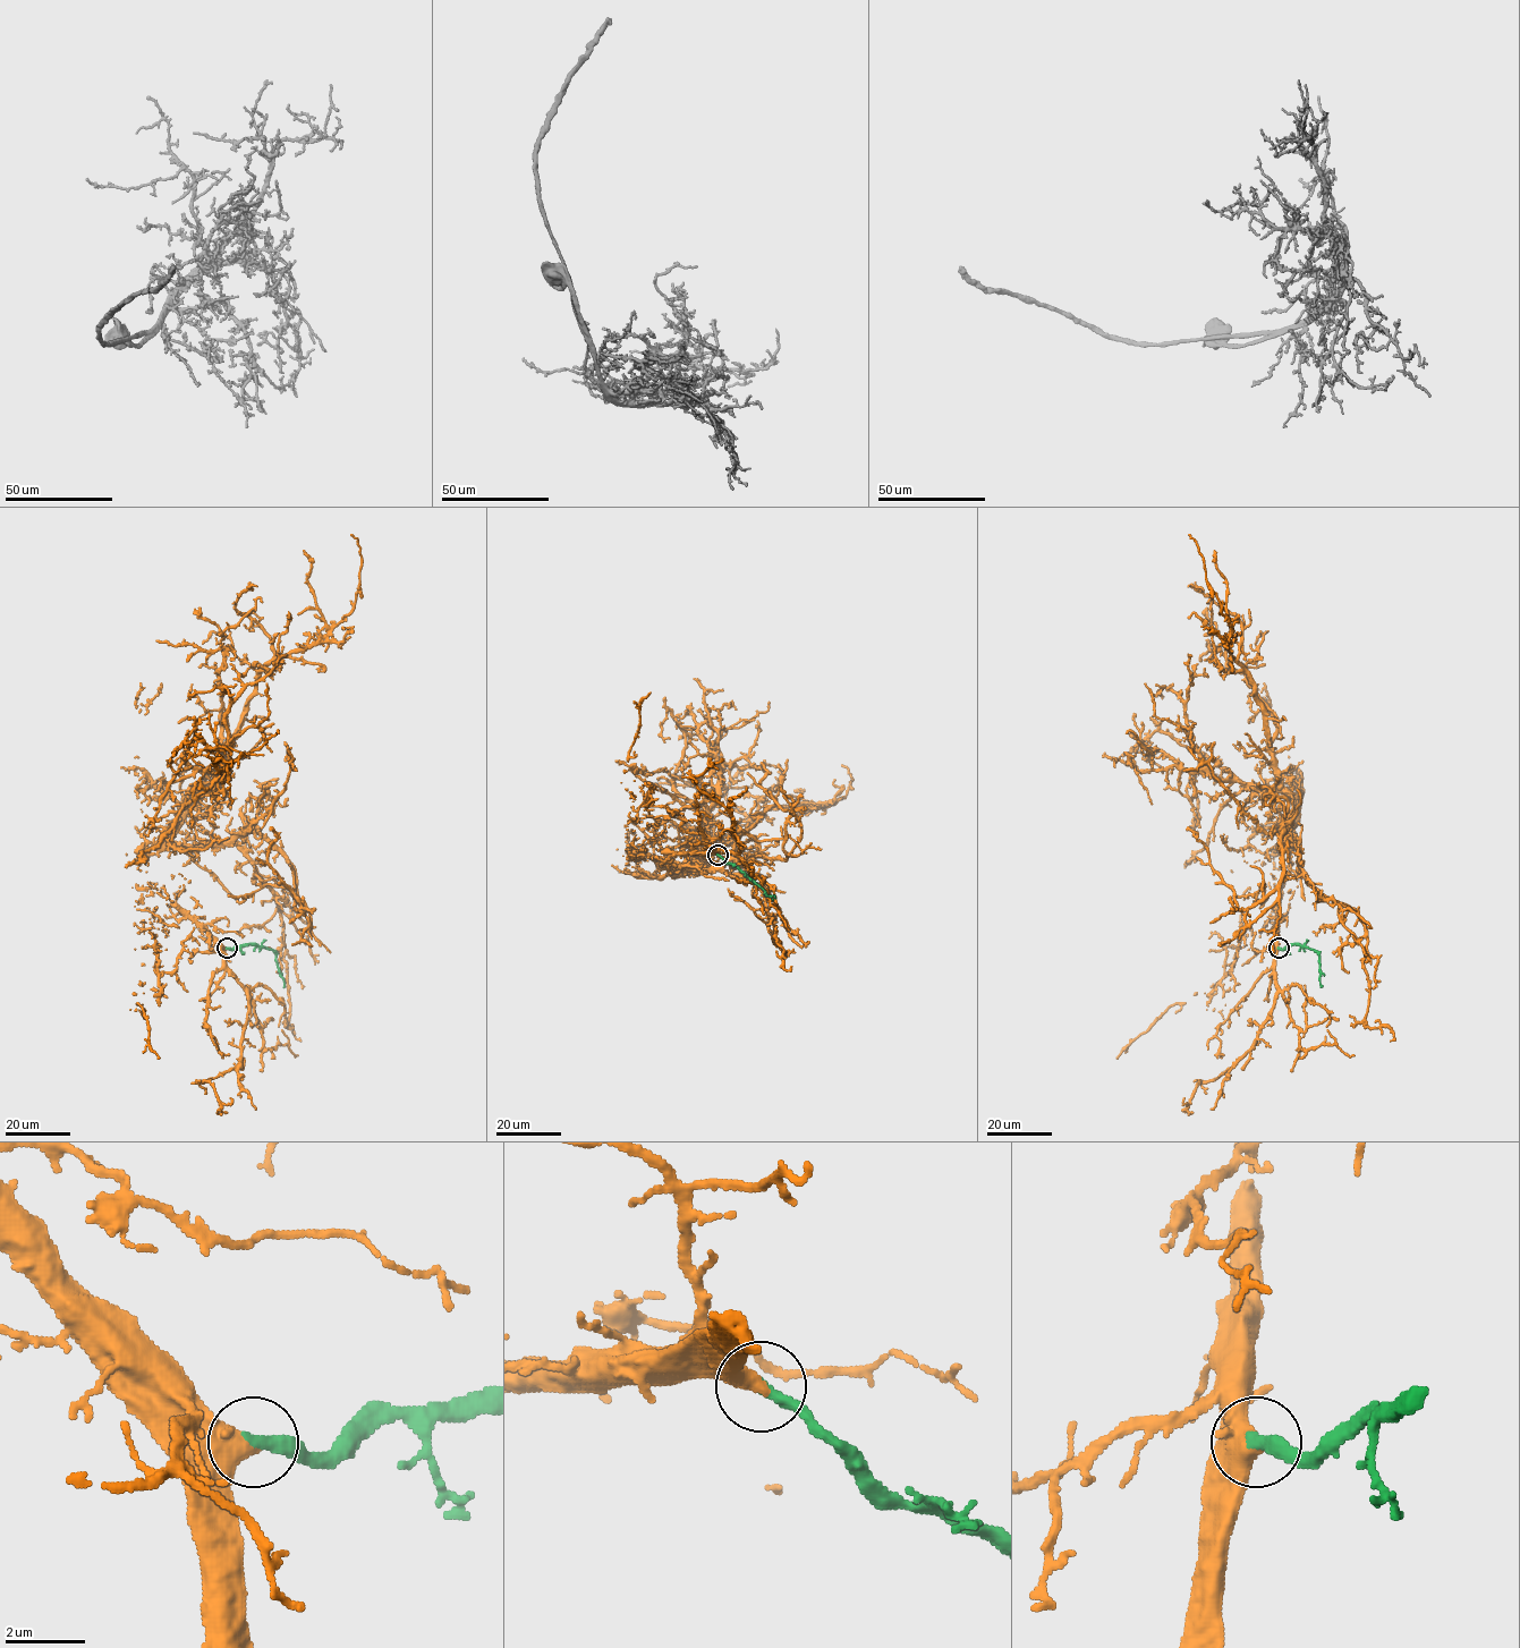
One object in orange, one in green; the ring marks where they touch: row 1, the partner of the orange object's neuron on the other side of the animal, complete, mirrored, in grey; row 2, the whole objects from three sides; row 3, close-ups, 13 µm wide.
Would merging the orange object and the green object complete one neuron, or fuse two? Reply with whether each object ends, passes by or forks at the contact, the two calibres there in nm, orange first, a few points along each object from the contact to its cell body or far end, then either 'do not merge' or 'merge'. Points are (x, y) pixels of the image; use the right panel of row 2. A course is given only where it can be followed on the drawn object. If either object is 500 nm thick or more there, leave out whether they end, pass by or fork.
orange passes by | green ends | 380/360 nm | orange via (1278, 949), (1275, 984), (1296, 1026), (1365, 1017), (1365, 923), (1308, 881), (1285, 841), (1295, 799), (1188, 535) | green via (1278, 949), (1300, 944), (1313, 949), (1318, 956), (1321, 987) | merge

